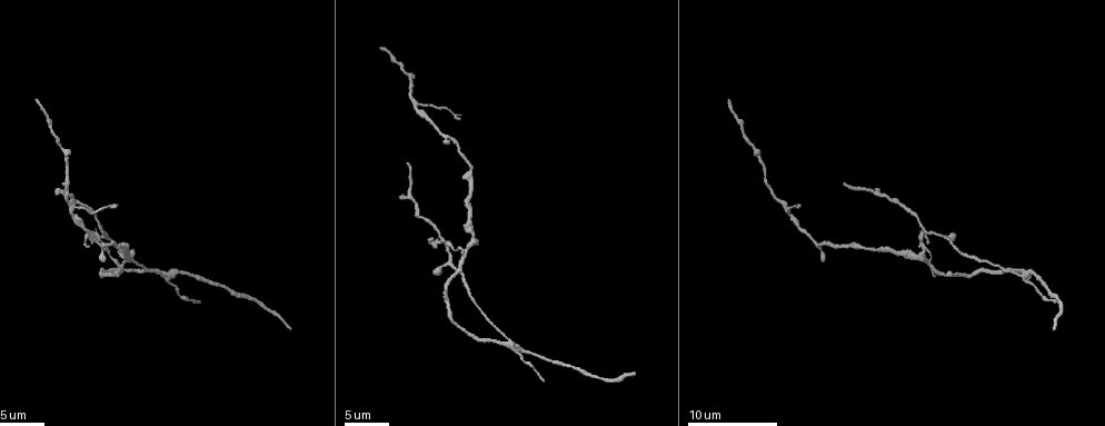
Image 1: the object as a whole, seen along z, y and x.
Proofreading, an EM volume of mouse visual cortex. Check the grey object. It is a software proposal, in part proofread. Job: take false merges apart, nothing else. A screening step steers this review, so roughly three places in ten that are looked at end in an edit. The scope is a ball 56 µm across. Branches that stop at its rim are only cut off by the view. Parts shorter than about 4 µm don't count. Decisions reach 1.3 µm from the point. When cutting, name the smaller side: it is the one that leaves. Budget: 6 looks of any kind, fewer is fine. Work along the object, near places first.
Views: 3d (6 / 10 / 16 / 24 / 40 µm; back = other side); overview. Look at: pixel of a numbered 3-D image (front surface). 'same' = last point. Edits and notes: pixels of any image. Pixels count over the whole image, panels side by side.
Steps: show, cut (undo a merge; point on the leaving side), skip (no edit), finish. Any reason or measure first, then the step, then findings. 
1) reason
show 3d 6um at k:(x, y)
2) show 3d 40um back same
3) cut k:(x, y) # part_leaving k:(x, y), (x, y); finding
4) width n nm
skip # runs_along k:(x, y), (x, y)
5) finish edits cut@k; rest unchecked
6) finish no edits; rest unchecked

show 3d 10um at 1:(512, 346)

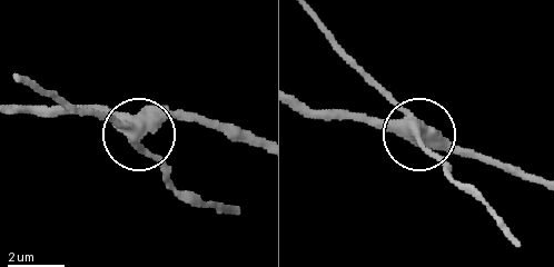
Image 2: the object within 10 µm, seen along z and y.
show 3d 6um at 2:(415, 133)

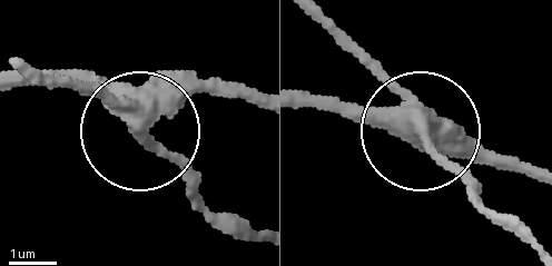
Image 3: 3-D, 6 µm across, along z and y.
side_arm 6 um
cut 3:(170, 160) # part_leaving 3:(139, 124), (40, 72); a second cell is stuck on

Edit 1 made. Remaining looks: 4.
side arm on a straight run
show 3d 10um at 1:(464, 252)

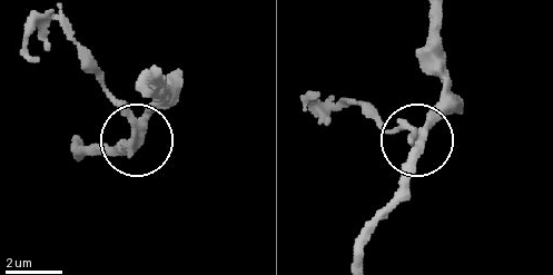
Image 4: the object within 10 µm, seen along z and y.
arms 3
cut 4:(107, 97) # part_leaving 4:(134, 128), (55, 18), (28, 38), (38, 59); two cells meet here

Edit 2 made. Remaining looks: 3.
three-way junction
show 3d 16um at 1:(76, 206)

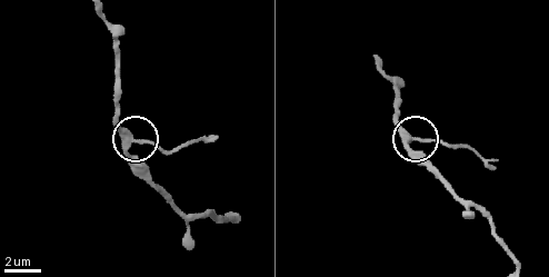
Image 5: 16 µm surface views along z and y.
from behind
show 3d 16um back at 5:(414, 140)

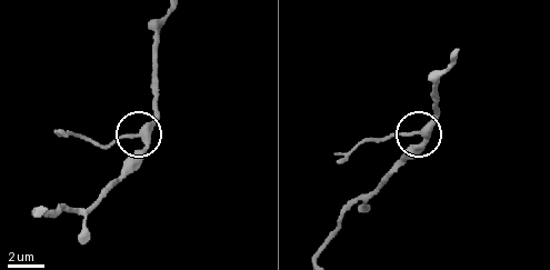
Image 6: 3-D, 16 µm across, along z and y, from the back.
side_arm 6 um
skip # runs_along 6:(37, 214), (91, 204), (144, 142), (127, 132), (97, 147); continuous, no second cell

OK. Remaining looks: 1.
finish edits cut@3, cut@4; rest unchecked

